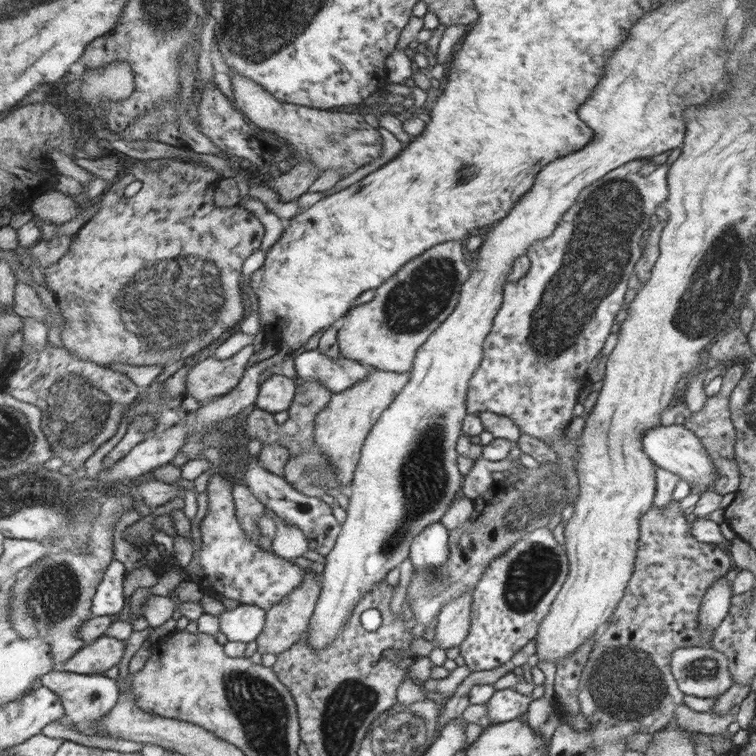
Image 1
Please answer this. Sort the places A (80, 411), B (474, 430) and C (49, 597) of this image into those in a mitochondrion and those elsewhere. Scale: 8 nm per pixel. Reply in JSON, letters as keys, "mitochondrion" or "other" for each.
{"A":"mitochondrion","B":"other","C":"mitochondrion"}

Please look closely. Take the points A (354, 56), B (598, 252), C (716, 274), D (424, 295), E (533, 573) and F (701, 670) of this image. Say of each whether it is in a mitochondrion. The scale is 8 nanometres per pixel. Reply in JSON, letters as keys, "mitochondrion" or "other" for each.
{"A":"other","B":"mitochondrion","C":"mitochondrion","D":"mitochondrion","E":"mitochondrion","F":"mitochondrion"}

